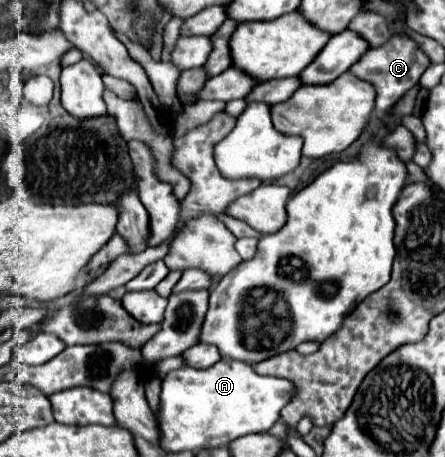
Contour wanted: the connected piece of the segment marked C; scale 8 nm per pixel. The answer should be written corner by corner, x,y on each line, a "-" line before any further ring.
393,35
387,43
383,43
381,47
375,47
375,49
369,49
359,61
357,65
353,65
349,71
371,83
377,91
377,101
375,101
375,109
377,113
387,113
417,81
419,77
423,75
423,71
429,67
429,59
425,57
425,53
415,45
413,39
409,37
399,37
399,35

